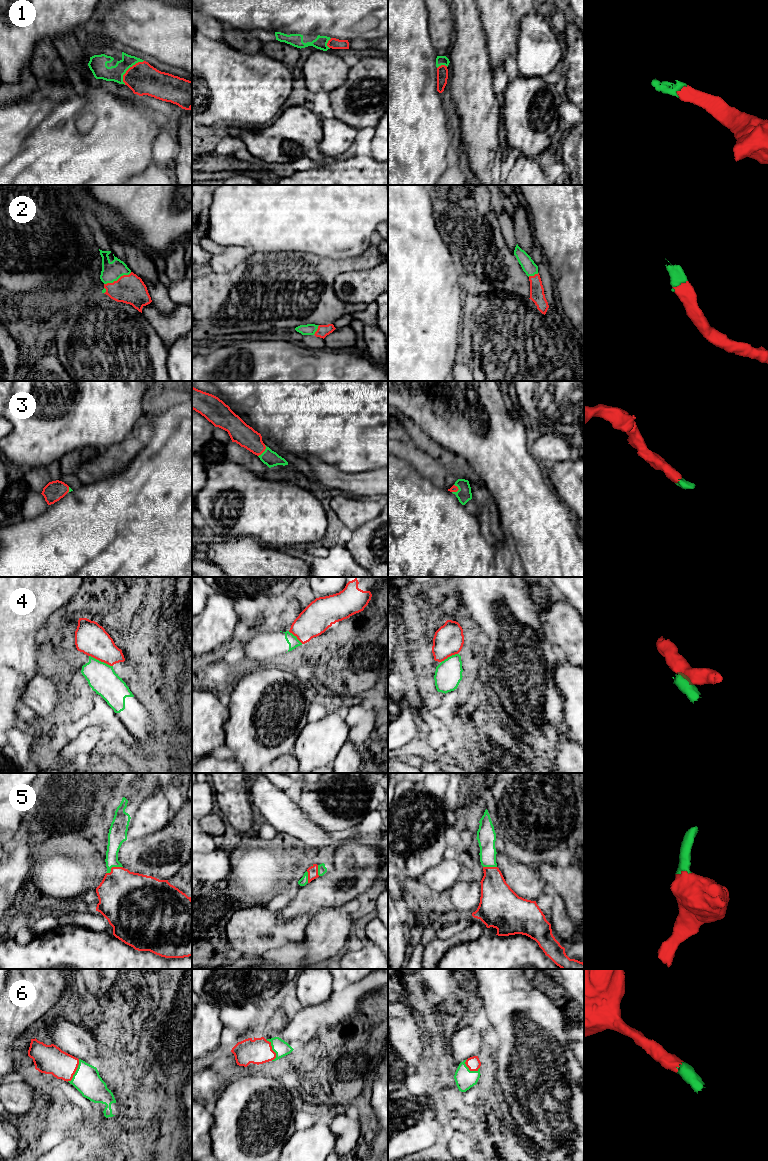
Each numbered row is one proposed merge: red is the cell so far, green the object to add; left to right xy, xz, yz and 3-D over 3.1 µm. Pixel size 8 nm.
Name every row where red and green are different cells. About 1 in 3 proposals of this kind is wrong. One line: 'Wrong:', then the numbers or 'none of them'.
Wrong: 4

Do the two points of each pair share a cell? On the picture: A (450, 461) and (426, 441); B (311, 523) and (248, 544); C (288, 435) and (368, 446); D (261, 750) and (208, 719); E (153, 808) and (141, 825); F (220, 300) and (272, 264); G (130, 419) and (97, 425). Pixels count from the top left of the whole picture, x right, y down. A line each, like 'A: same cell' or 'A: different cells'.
A: same cell
B: different cells
C: same cell
D: different cells
E: same cell
F: same cell
G: same cell

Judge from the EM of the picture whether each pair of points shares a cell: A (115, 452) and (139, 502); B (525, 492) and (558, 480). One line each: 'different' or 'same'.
A: different
B: different

